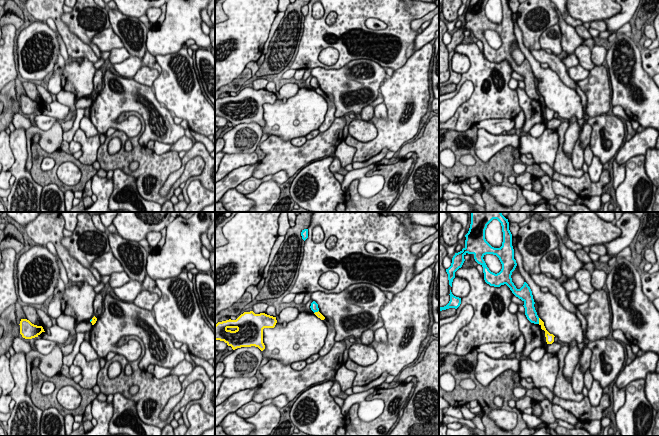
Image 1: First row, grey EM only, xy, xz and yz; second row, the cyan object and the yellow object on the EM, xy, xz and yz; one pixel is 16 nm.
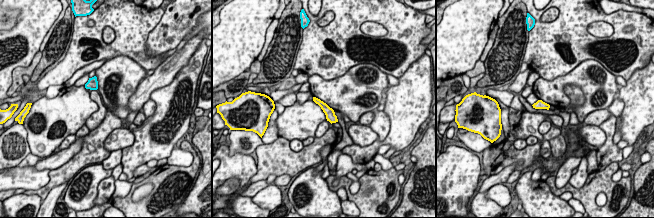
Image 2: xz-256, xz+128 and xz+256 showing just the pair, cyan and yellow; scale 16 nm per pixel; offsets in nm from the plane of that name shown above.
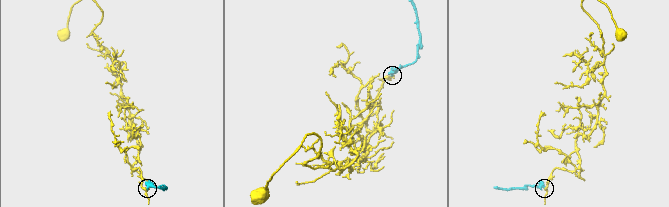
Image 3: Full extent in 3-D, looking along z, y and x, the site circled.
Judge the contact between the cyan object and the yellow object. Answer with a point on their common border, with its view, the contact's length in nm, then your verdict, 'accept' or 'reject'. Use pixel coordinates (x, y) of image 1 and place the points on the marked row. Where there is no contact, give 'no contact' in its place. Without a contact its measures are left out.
contact yz (538, 321); length 100 nm; reject

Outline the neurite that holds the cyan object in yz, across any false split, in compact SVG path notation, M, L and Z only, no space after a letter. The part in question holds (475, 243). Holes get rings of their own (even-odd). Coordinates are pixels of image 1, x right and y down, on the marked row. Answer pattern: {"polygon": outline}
{"polygon": "M470 212L471 224L468 233L465 235L465 247L452 258L451 266L446 269L448 274L449 285L452 287L455 272L462 267L465 259L464 256L473 254L475 261L483 267L484 280L487 284L494 287L500 287L506 284L512 293L524 302L525 315L527 319L534 324L539 324L539 317L534 307L532 291L528 284L524 282L520 289L517 289L512 282L512 272L515 270L517 263L514 259L514 249L512 246L512 234L509 230L509 222L501 212ZM497 219L502 226L503 242L500 248L492 247L485 239L485 230L487 225ZM486 254L496 255L502 269L495 274L489 270L483 257Z"}

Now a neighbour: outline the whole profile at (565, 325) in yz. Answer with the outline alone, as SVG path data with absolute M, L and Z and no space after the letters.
M519 270L532 291L534 302L538 308L538 317L544 322L546 330L558 338L562 343L570 343L575 340L578 344L584 342L583 330L578 317L566 310L556 296L550 292L542 292L533 279L525 272Z

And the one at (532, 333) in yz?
M518 311L515 315L518 318L521 334L525 338L525 347L522 354L527 358L533 349L543 347L542 329L539 327L539 324L531 323L525 314Z

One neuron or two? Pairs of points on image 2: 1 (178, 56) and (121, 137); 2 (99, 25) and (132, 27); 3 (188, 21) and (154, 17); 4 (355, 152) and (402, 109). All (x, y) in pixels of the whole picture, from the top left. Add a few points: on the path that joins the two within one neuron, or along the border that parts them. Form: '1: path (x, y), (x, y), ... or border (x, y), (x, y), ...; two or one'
1: border (128, 128), (133, 134), (134, 141), (121, 149); two
2: path (107, 22), (124, 22); one
3: border (165, 10), (160, 21), (147, 38); two
4: path (371, 150), (378, 143), (386, 142), (402, 125); one

